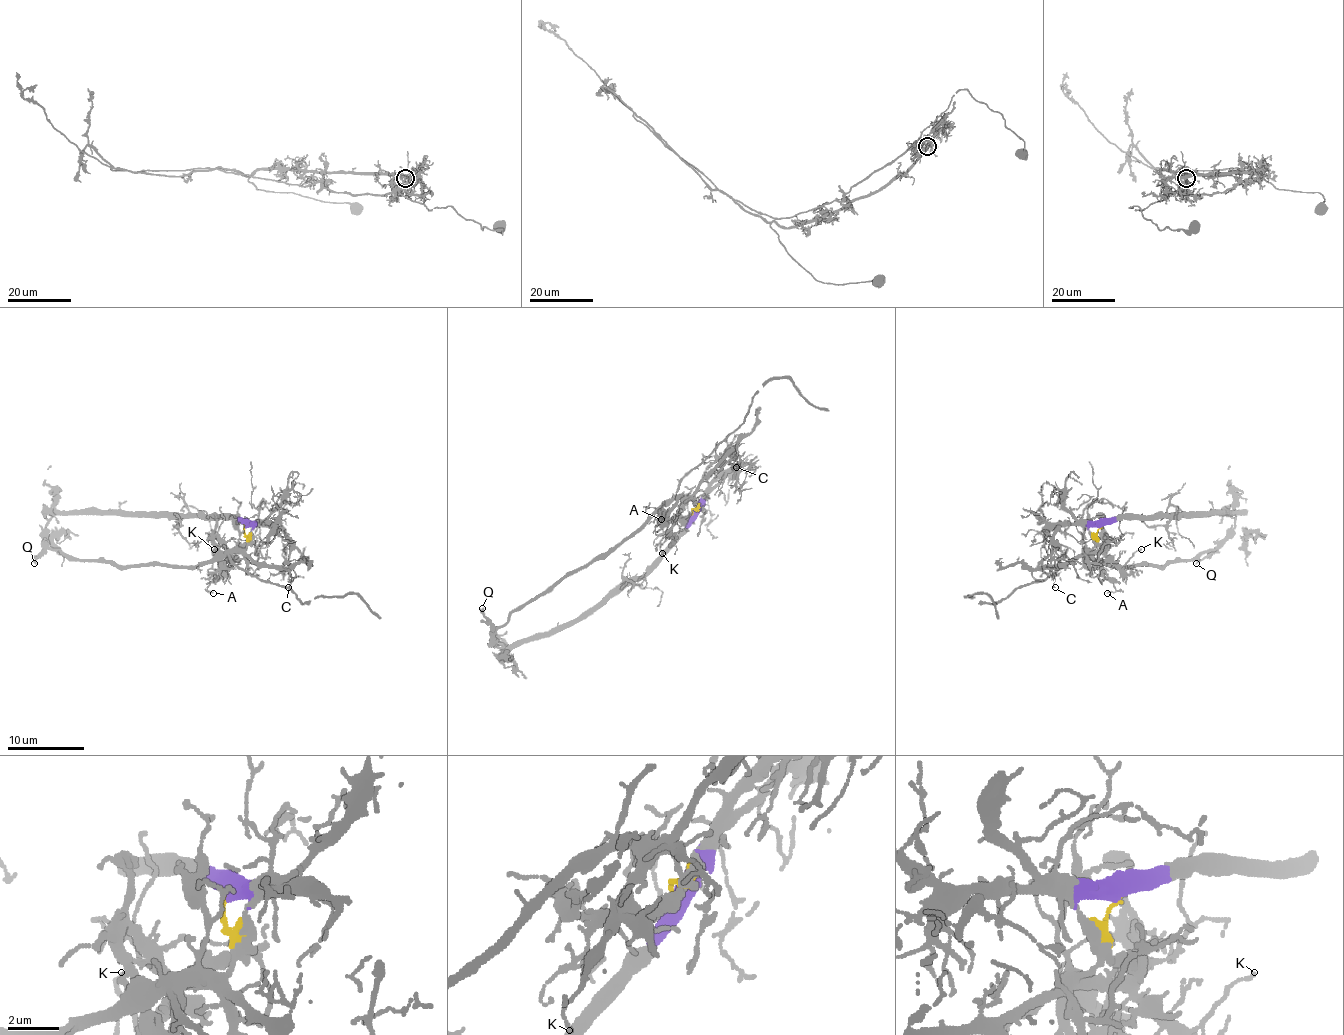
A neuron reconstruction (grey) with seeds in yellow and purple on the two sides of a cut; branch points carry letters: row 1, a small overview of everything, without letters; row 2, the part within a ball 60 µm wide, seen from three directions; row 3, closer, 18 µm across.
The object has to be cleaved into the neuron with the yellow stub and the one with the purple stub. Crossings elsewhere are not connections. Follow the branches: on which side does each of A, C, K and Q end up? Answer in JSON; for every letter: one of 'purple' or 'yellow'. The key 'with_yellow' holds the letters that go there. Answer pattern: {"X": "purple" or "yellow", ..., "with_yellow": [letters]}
{"A": "yellow", "C": "yellow", "K": "yellow", "Q": "yellow", "with_yellow": ["A", "C", "K", "Q"]}

